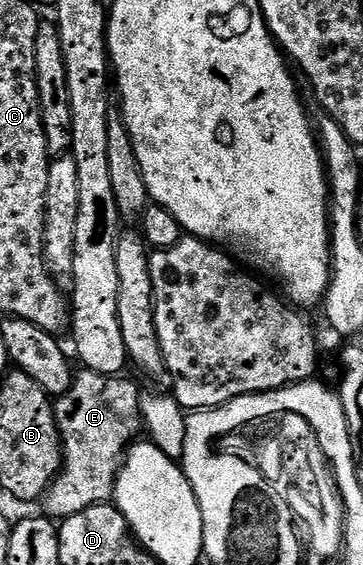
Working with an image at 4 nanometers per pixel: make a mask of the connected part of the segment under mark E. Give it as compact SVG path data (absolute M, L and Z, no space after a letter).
M81 369L74 374L71 389L67 389L67 393L56 400L57 428L61 434L61 450L65 452L65 461L61 465L60 473L43 496L44 514L48 518L64 521L75 517L75 513L83 513L88 507L98 507L114 498L121 464L129 448L140 436L137 434L142 434L143 431L142 388L137 388L131 380L125 378Z

